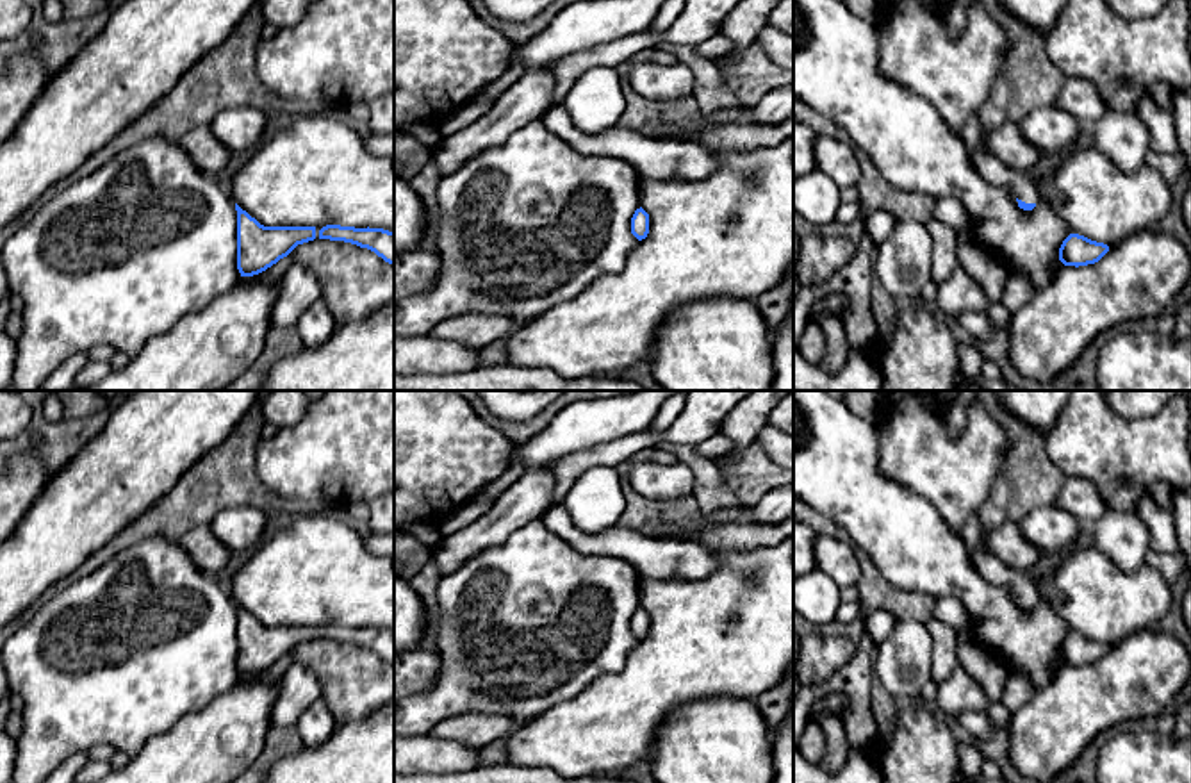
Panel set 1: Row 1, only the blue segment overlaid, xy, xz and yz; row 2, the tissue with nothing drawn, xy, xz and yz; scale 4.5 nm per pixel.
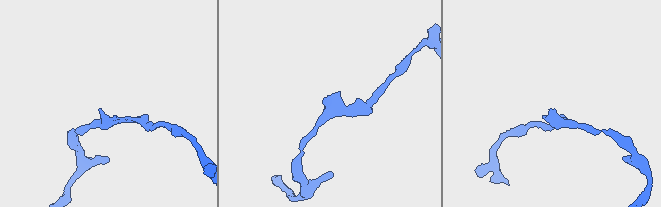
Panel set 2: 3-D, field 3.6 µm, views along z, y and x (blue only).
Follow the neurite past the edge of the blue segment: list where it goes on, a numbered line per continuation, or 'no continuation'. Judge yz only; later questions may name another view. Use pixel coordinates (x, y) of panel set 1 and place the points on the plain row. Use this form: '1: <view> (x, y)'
1: yz (1022, 585)

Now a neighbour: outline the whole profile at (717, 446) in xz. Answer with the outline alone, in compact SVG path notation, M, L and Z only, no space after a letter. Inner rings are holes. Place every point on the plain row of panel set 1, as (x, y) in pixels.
M719 432L695 446L697 453L717 462L733 451L733 441Z

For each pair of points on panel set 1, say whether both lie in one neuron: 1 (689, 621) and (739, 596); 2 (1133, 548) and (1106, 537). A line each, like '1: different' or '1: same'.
1: same
2: same

